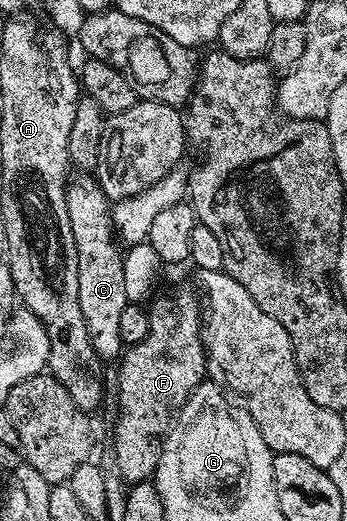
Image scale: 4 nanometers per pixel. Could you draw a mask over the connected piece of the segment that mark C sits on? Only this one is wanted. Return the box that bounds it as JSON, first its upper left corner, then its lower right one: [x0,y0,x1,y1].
[66,175,129,363]

